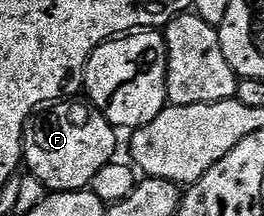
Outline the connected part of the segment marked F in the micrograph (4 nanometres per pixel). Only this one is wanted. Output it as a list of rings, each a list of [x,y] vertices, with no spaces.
[[[78,101],[55,102],[37,117],[31,117],[22,134],[22,158],[25,170],[30,170],[47,187],[45,190],[50,193],[87,190],[90,182],[96,177],[96,173],[100,173],[100,169],[104,169],[104,165],[108,165],[115,158],[114,150],[118,147],[119,132],[116,128],[89,102],[74,102]]]

